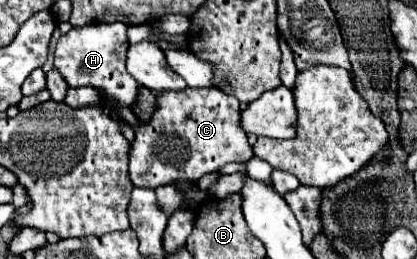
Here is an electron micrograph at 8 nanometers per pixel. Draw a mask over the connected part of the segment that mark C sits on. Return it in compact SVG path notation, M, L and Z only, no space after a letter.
M215 87L159 91L149 121L135 125L135 141L129 153L129 177L133 185L155 189L177 181L197 183L203 175L227 163L251 159L253 149L239 127L239 115L239 101Z

